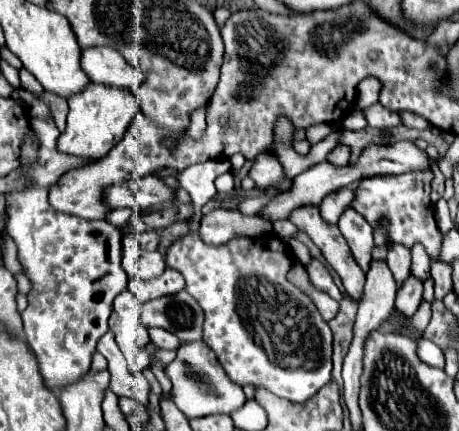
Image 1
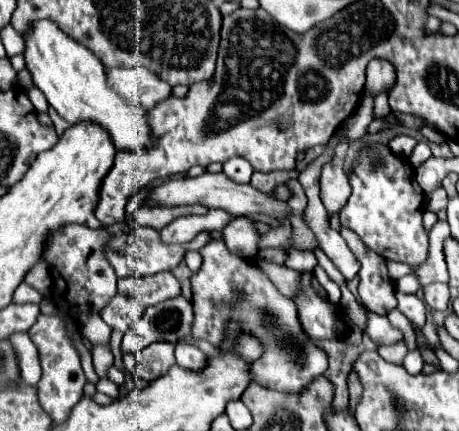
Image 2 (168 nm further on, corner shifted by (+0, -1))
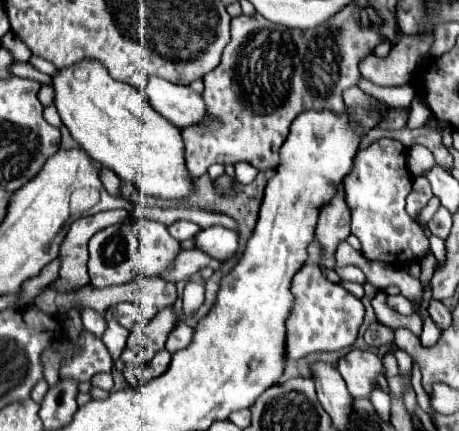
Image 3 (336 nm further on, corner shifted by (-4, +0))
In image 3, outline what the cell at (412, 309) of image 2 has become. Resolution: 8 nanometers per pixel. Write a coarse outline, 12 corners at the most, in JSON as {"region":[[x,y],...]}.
{"region":[[402,294],[388,296],[386,304],[398,314],[408,316],[414,306]]}

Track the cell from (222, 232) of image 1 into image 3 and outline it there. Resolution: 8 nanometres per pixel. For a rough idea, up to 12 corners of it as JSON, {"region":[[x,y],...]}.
{"region":[[136,218],[88,242],[94,288],[158,276],[180,252],[166,226]]}

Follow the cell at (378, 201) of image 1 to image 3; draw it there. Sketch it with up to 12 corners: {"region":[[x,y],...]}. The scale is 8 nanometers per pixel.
{"region":[[382,138],[344,180],[362,254],[404,268],[430,252],[408,216],[402,142]]}

